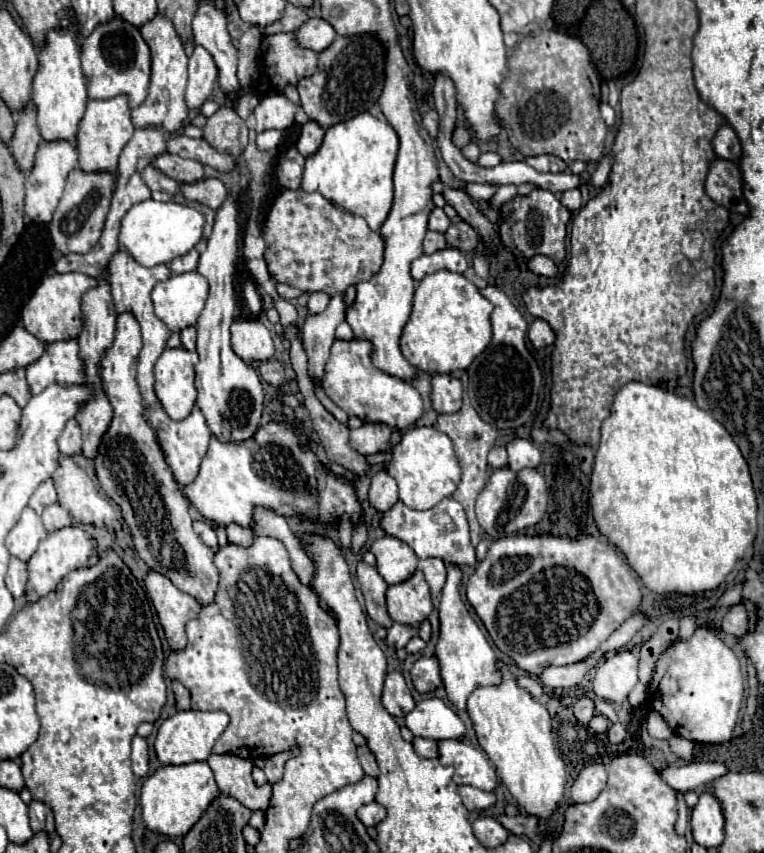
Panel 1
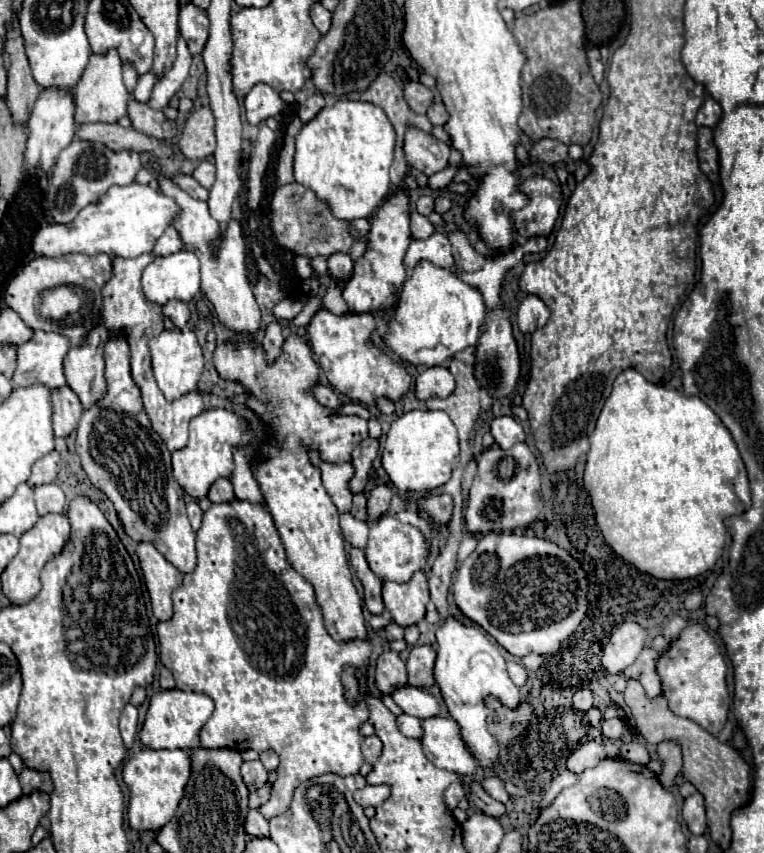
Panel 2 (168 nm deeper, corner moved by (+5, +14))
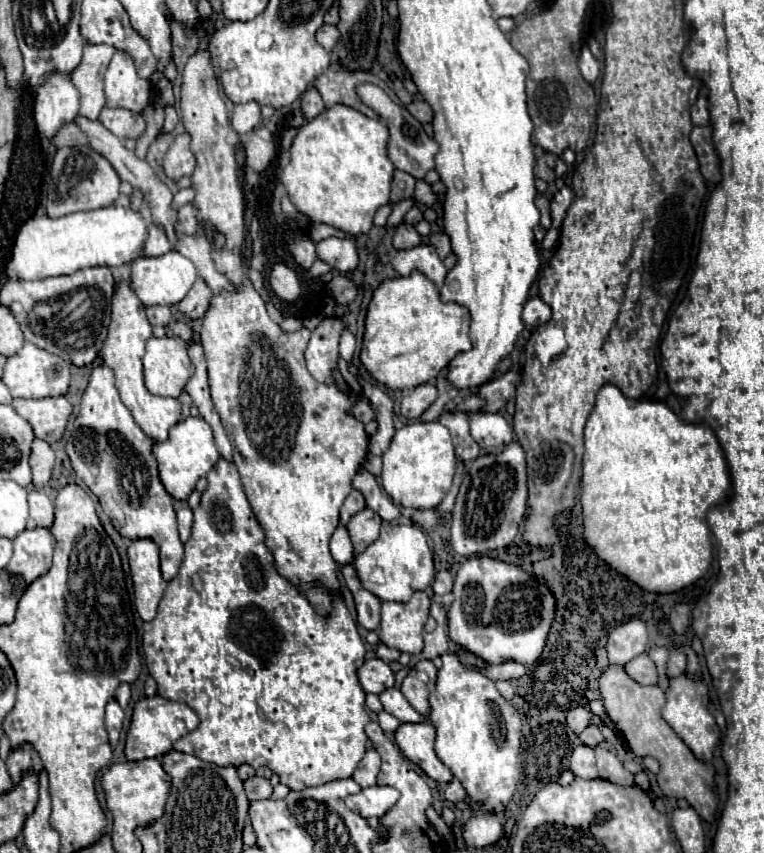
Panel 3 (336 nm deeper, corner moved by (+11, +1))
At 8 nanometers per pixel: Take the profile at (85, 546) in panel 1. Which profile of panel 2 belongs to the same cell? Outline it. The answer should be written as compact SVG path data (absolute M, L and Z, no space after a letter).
M65 514L41 516L39 522L29 532L25 532L21 536L21 548L19 548L17 556L11 560L11 564L1 574L1 590L11 598L11 602L25 604L33 596L37 596L37 592L41 590L41 578L39 576L41 576L43 566L49 560L53 560L55 556L59 556L63 546L69 542L69 536L71 536L71 526L69 526L69 520Z

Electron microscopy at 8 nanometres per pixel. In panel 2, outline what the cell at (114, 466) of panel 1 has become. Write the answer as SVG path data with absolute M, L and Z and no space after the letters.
M113 334L105 344L105 378L107 378L107 394L101 402L83 412L79 428L77 428L77 454L81 456L83 470L87 472L91 484L99 488L113 502L123 530L137 542L153 544L167 562L171 562L179 572L189 574L197 566L197 550L195 550L195 530L191 528L185 514L183 488L171 476L171 452L159 438L159 434L151 428L151 422L141 404L141 394L137 384L131 378L131 348L121 334Z

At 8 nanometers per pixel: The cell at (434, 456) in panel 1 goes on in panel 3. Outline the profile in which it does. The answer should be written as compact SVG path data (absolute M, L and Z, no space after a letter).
M419 421L397 429L391 447L383 453L381 485L395 505L411 509L435 509L451 489L455 467L457 457L447 427L443 427L439 421Z

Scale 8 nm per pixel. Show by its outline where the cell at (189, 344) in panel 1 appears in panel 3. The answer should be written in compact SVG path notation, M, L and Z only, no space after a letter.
M153 305L153 307L145 307L147 319L151 325L167 325L171 321L171 311L169 307L161 307L161 305Z

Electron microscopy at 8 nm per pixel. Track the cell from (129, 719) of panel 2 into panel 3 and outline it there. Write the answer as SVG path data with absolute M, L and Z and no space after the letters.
M111 699L105 707L105 727L107 727L107 733L109 733L111 745L117 745L119 731L123 727L123 709L119 707L117 699Z

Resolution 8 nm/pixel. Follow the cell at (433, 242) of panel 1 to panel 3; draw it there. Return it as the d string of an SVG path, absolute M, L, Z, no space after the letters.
M401 223L397 229L395 229L395 235L393 235L393 247L395 249L413 249L421 243L421 237L419 233L415 231L413 225L407 225L407 223Z

